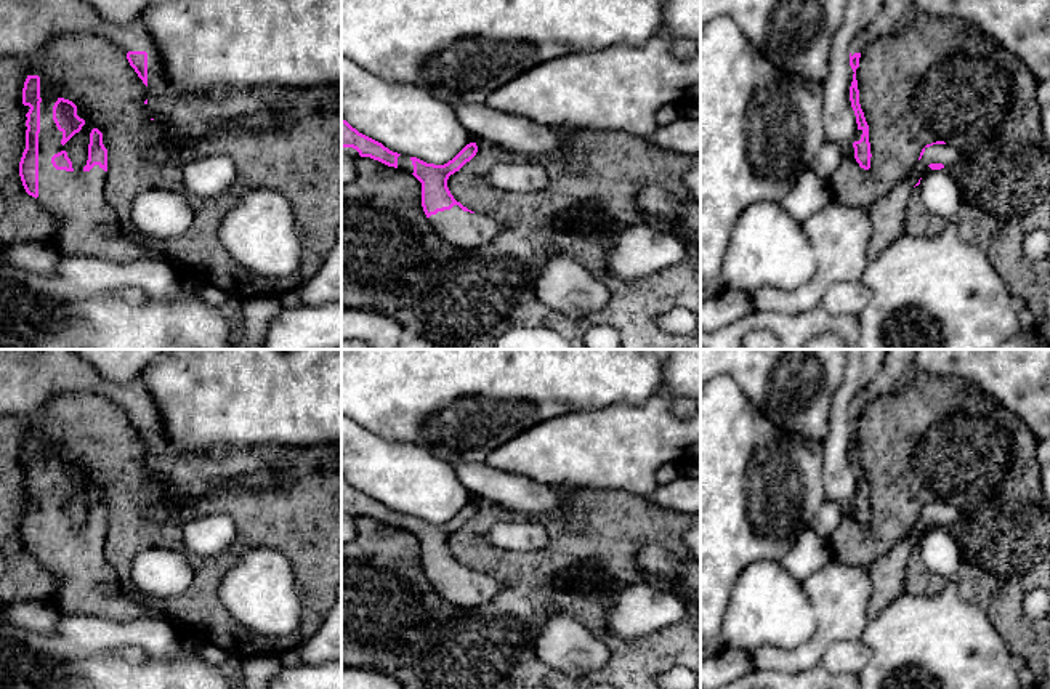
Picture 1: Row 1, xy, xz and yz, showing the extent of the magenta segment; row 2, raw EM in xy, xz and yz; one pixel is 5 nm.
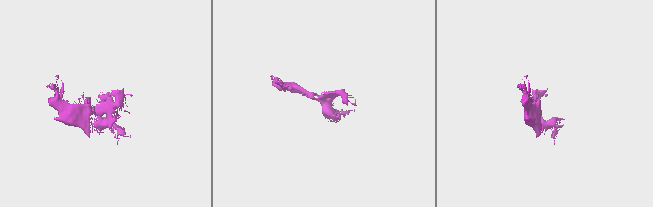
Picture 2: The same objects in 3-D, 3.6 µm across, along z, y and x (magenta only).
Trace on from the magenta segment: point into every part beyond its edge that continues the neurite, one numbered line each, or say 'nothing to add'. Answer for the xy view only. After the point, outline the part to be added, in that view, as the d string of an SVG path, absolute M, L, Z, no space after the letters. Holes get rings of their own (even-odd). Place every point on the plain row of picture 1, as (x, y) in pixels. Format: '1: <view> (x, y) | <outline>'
1: xy (87, 582) | M40 441L40 492L38 492L38 561L50 570L58 583L58 594L53 606L64 614L95 614L112 620L131 620L141 615L167 618L178 627L178 618L152 607L138 593L128 594L114 569L114 564L104 554L106 530L95 524L90 530L56 529L51 516L63 510L63 490L53 479L53 465L58 460L56 450L48 441Z

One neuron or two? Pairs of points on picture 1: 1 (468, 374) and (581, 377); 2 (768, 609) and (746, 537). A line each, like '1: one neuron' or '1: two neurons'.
1: one neuron
2: two neurons

